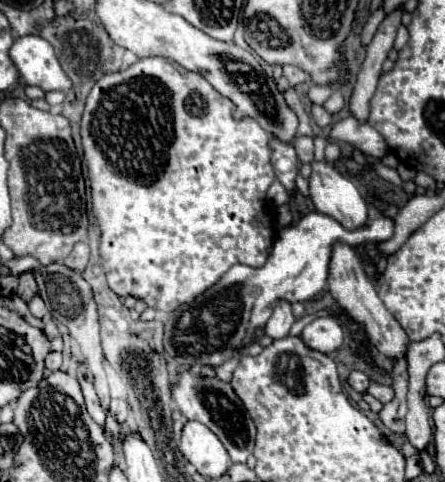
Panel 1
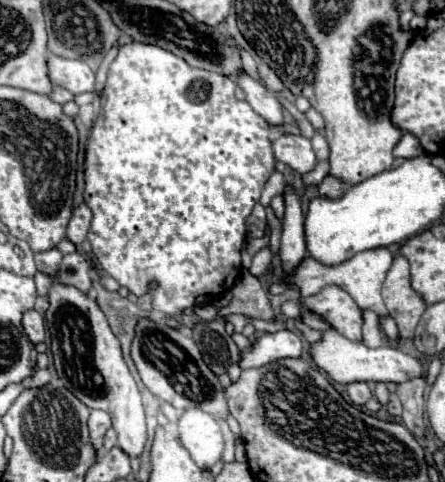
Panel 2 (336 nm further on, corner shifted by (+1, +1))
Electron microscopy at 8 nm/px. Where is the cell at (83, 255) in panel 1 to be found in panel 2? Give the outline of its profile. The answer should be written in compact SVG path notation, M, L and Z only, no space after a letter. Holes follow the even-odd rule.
M80 204L74 212L72 212L72 220L68 224L66 230L66 238L72 244L82 244L86 240L86 234L90 230L90 222L92 222L92 212L86 204Z

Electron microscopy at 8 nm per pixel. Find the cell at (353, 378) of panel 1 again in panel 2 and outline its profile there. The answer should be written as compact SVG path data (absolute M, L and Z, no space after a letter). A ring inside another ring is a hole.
M352 382L346 386L348 388L348 396L354 404L366 404L370 398L372 398L372 390L366 382Z

